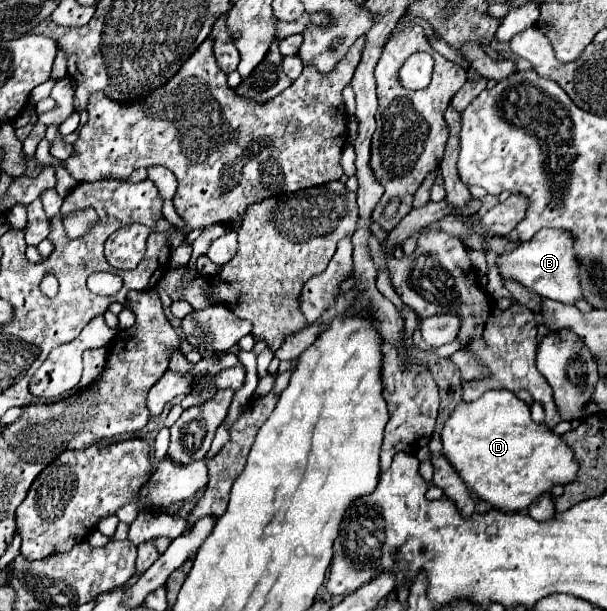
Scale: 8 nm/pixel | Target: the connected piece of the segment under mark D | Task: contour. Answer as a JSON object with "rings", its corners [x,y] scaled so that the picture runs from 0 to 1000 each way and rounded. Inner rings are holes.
{"rings":[[[804,638],[781,658],[758,658],[728,700],[728,743],[787,818],[830,838],[857,838],[870,831],[893,805],[906,805],[913,792],[929,795],[942,789],[952,773],[946,740],[903,697],[883,694],[873,684],[873,668],[840,638]]]}

